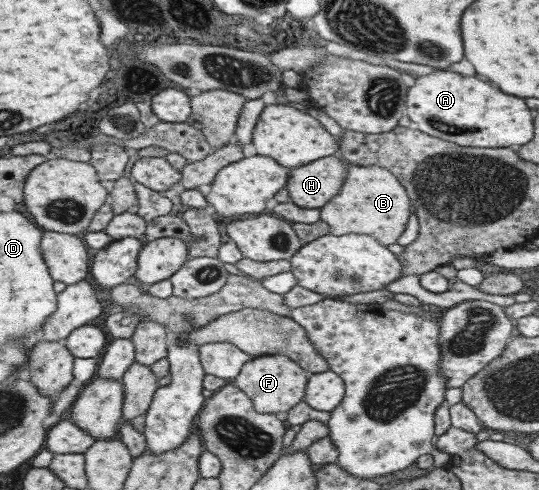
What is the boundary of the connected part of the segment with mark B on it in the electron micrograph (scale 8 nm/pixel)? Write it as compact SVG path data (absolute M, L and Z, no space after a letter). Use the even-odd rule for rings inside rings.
M345 164L345 178L337 195L319 208L320 220L329 227L329 233L369 235L380 245L395 243L410 215L410 200L399 181L387 170L378 166Z

